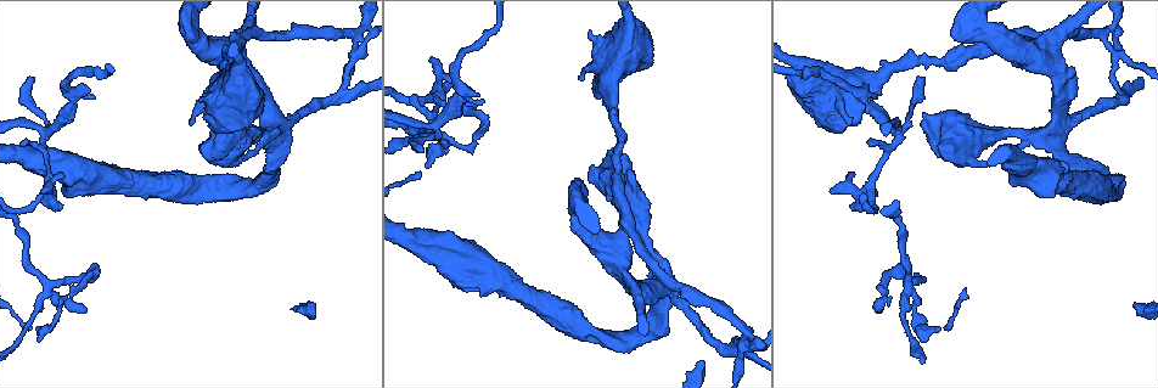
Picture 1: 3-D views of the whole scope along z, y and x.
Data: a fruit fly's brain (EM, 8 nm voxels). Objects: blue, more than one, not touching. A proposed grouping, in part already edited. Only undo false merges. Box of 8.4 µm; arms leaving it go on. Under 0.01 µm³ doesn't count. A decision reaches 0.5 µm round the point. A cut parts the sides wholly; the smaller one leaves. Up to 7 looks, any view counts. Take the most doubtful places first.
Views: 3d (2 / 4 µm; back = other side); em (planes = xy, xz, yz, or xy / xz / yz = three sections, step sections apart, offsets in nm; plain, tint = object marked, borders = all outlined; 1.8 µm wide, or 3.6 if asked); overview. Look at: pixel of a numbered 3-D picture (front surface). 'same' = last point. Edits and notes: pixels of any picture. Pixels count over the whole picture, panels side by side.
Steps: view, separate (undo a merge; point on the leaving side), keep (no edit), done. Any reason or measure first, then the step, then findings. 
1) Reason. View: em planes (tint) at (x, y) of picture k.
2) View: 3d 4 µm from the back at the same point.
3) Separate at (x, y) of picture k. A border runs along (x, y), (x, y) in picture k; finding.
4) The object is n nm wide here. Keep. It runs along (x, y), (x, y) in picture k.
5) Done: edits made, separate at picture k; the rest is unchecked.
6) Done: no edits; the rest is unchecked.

View: 3d 2 µm at (437, 125) of picture 1.

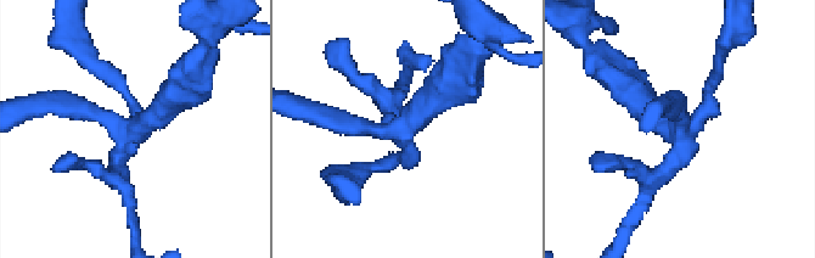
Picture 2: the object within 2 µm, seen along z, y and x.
Shape alone is not enough. View: em planes (tint) at (407, 123) of picture 2.

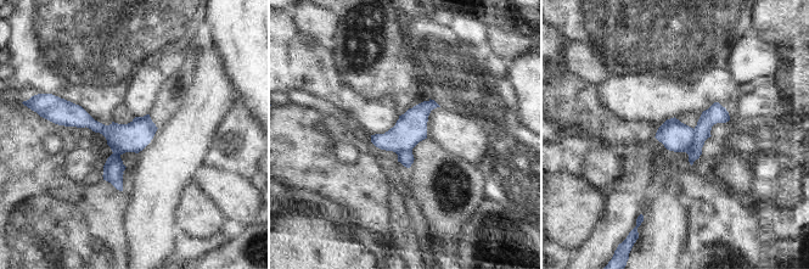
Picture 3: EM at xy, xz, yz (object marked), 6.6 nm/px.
Separate at (715, 113) of picture 3. A border runs along (695, 129), (694, 145), (687, 153) in picture 3; two neurons meet here.

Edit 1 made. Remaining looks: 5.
Sharp bend. View: em planes (tint) at (444, 138) of picture 1.

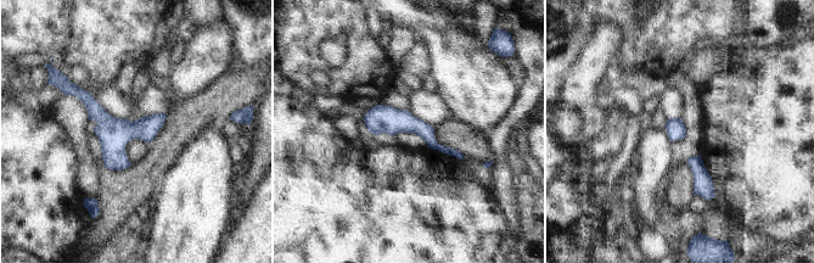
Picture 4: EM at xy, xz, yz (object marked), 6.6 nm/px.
Keep. It runs along (366, 118), (414, 124), (456, 154) in picture 4; continuous, no second neuron.

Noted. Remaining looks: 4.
View: overview.

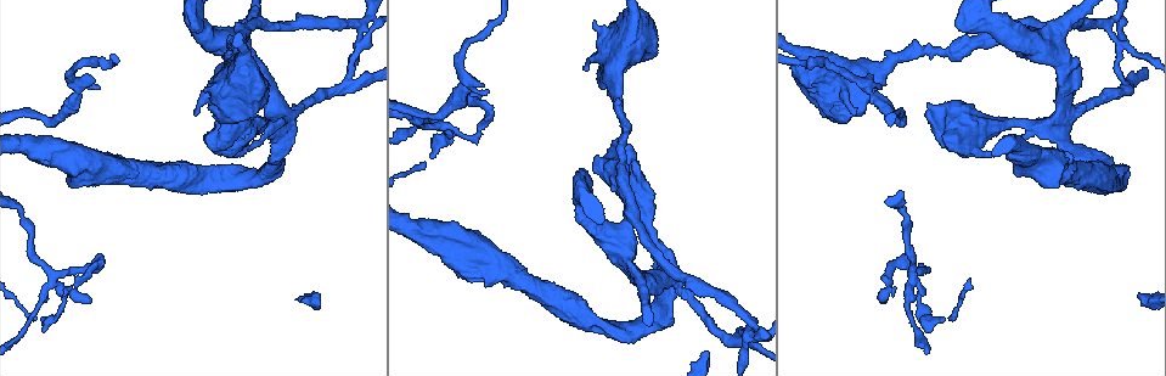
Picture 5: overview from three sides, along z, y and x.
Four arms meet. View: em planes (tint) at (749, 321) of picture 5.

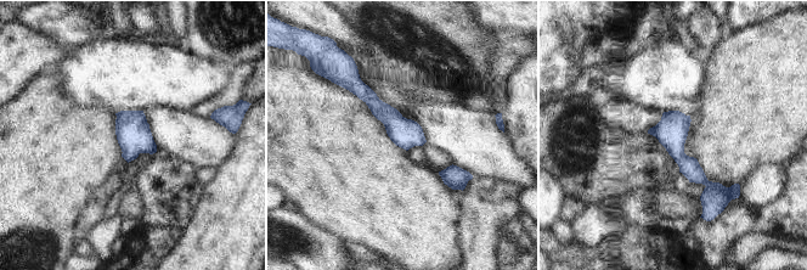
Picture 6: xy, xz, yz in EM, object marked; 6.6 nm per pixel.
The object is 190 nm wide here. Separate at (715, 197) of picture 6. Two neurons meet here.

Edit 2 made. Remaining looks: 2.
Done: edits made, separate at picture 3, separate at picture 6; the rest is unchecked.

